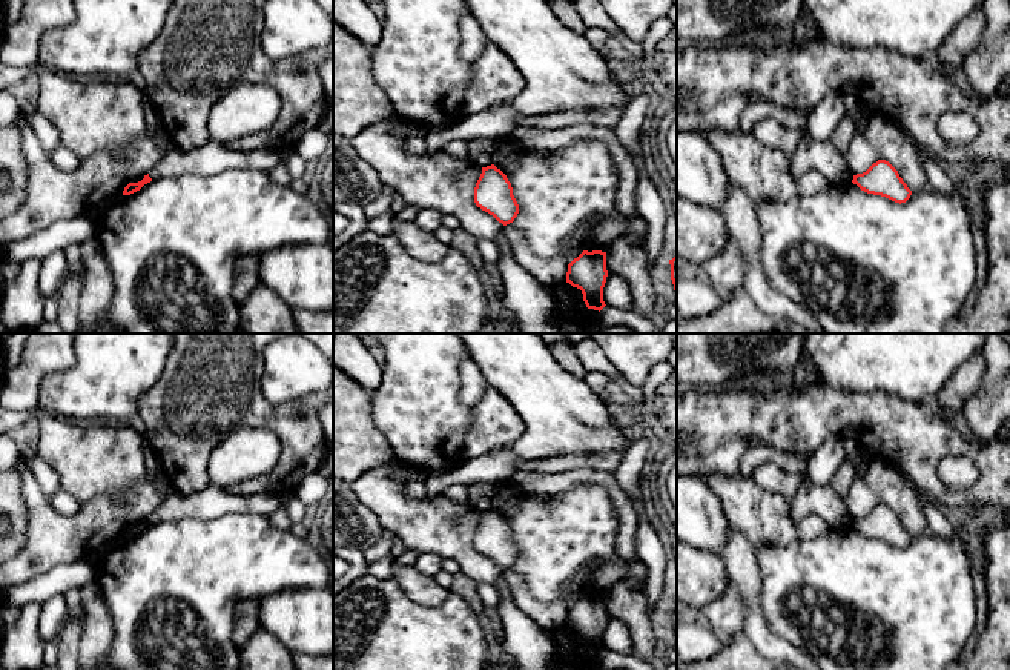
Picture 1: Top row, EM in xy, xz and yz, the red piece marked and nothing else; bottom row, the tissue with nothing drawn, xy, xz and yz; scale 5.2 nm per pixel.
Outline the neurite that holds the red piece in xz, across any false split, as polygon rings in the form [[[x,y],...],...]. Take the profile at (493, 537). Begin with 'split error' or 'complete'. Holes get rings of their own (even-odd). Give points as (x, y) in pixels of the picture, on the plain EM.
complete; [[[494,509],[482,512],[474,532],[474,547],[503,570],[513,567],[519,558],[511,527]]]

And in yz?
complete; [[[878,504],[866,516],[853,519],[852,527],[867,538],[881,539],[899,549],[912,539],[898,515],[886,504]]]

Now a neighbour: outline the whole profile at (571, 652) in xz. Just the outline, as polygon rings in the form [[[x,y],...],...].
[[[573,632],[554,648],[548,665],[551,670],[568,670],[571,667],[592,670],[597,661],[599,655],[588,653],[582,635]]]

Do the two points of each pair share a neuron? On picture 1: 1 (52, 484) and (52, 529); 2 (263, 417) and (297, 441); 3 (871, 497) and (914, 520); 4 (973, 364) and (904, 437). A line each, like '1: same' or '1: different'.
1: different
2: same
3: same
4: different

